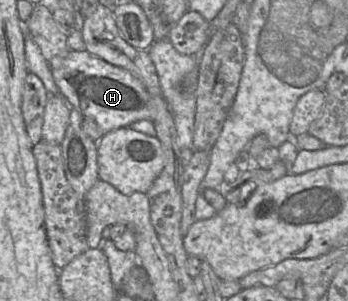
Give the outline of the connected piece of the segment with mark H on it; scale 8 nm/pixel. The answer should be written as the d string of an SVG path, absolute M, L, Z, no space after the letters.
M69 51L60 66L50 66L50 69L58 93L83 117L92 118L102 131L102 136L139 120L152 121L155 117L153 97L139 79L128 70L114 66L88 51Z

